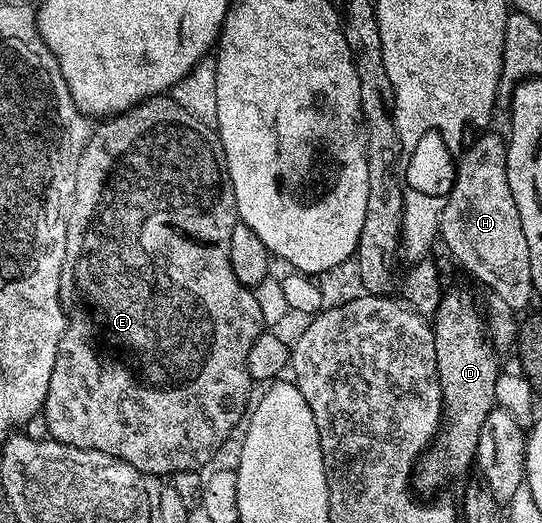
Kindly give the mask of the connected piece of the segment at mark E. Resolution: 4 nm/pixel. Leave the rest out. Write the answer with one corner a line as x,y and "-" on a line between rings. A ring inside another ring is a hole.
161,95
158,97
148,97
142,103
138,103
133,109
127,109
125,113
117,113
107,119
101,120
100,125
91,130
88,134
88,142
82,151
82,159
78,159
78,171
76,172
76,182
74,183
74,195
72,203
68,210
68,226
66,227
66,259
62,263
62,275
60,276
60,303
66,310
66,324
64,334
58,347
58,355
54,359
54,371
50,371
50,387
46,391
42,418
44,425
48,428
47,436
51,440
78,447
79,449
89,449
90,451
102,451
106,455
114,455
114,459
122,459
130,463
139,473
149,475
149,473
166,473
173,475
178,472
194,472
203,470
203,465
208,465
216,457
216,452
224,445
224,440
237,429
245,420
246,410
249,408
250,400
248,396
252,393
254,380
247,371
247,356
250,354
250,347
254,343
265,323
262,317
262,311
259,310
258,299
255,298
251,288
244,286
234,275
234,268
231,266
230,259
230,237
234,230
238,218
236,216
236,207
238,202
234,199
234,187
228,178
228,168
224,166
224,148
220,146
220,138
209,126
203,125
190,111
183,109
176,100
170,95

